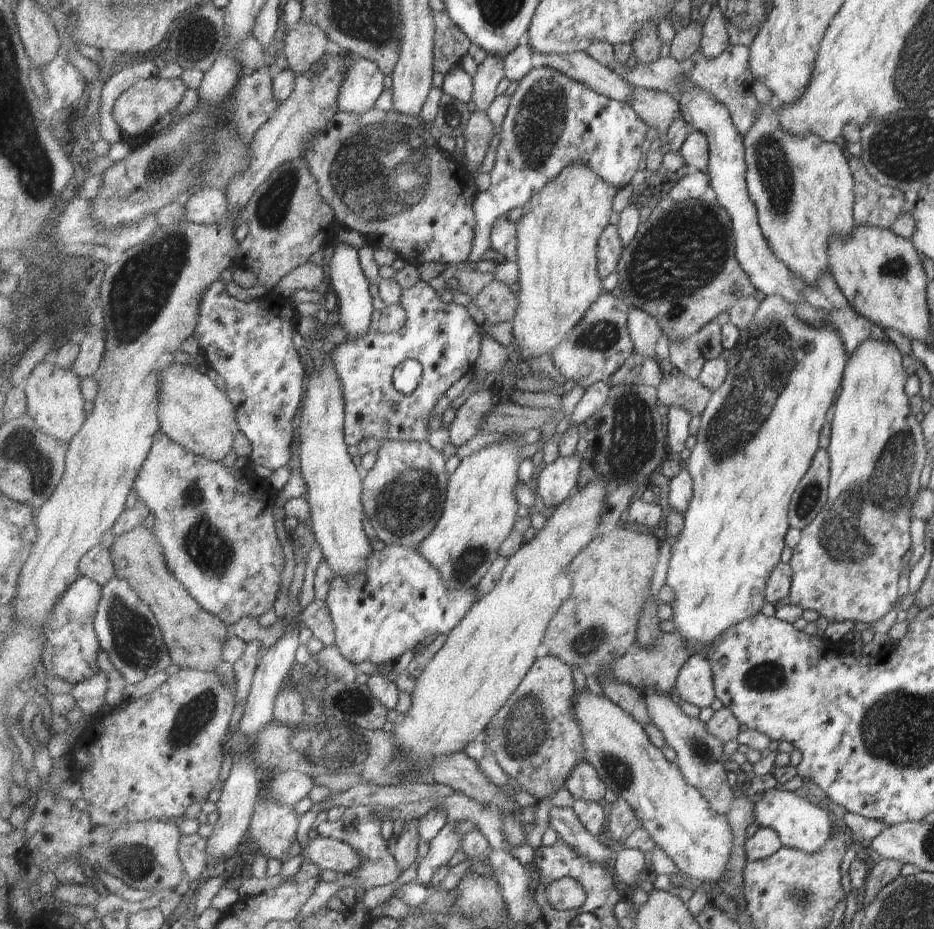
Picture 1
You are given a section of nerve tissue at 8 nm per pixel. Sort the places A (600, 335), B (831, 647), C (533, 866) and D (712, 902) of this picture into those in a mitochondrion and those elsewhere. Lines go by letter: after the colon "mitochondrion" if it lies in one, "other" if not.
A: mitochondrion
B: other
C: other
D: other

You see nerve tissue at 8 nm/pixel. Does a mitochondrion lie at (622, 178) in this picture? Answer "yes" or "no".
no

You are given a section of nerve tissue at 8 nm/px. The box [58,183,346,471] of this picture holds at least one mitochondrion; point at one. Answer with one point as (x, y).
(140, 291)

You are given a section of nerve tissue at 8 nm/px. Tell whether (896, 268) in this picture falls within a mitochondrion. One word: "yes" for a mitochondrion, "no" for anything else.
yes

